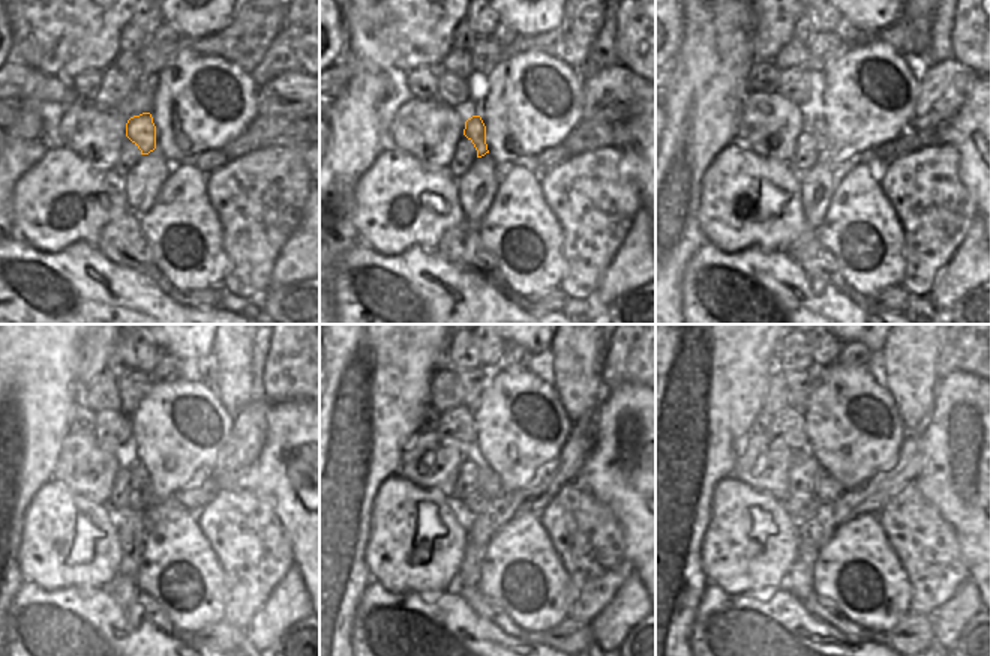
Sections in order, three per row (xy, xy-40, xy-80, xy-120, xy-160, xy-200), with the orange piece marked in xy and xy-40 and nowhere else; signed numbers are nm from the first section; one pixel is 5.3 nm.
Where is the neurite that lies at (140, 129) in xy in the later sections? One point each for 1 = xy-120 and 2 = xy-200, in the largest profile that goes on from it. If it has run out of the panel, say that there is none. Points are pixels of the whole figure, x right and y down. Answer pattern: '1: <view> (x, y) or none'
1: xy-120 (140, 470)
2: xy-200 (827, 488)

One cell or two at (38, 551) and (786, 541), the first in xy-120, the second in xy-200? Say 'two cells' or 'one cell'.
one cell

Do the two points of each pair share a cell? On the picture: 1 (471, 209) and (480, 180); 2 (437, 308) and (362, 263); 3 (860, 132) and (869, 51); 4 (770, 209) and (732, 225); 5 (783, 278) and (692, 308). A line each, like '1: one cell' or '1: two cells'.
1: one cell
2: one cell
3: one cell
4: one cell
5: one cell

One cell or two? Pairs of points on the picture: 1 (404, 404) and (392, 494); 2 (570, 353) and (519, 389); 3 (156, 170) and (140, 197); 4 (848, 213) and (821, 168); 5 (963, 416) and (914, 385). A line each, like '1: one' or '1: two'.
1: two
2: two
3: one
4: two
5: two

